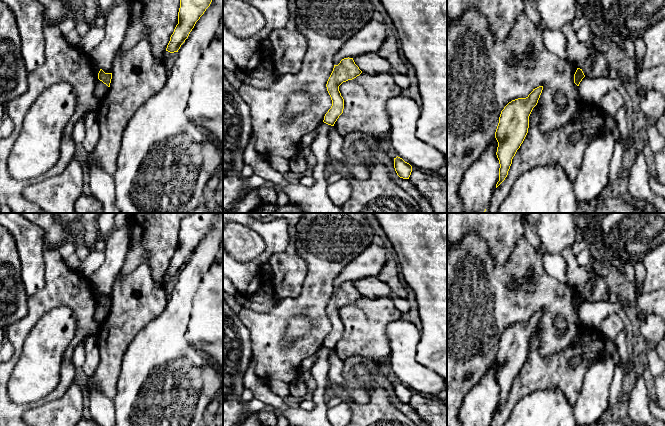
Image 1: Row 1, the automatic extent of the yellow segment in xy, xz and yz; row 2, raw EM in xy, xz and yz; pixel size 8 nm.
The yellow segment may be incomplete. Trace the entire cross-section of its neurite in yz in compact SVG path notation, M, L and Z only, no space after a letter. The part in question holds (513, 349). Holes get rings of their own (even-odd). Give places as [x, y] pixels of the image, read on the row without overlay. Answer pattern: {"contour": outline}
{"contour": "M539 310L526 321L509 326L501 335L495 356L498 366L499 405L496 412L505 404L512 388L512 383L523 367L529 352L529 340L537 329L543 310Z"}

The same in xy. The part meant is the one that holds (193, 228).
{"contour": "M193 213L181 221L178 248L170 261L166 275L178 276L196 246L210 230L216 215L217 213Z"}

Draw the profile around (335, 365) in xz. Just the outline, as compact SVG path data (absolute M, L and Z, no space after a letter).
M333 350L328 360L328 381L330 385L340 386L344 382L343 365L344 361Z

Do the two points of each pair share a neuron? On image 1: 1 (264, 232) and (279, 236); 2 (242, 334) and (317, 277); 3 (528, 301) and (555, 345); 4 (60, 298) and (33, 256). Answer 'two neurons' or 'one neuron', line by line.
1: one neuron
2: two neurons
3: one neuron
4: two neurons

